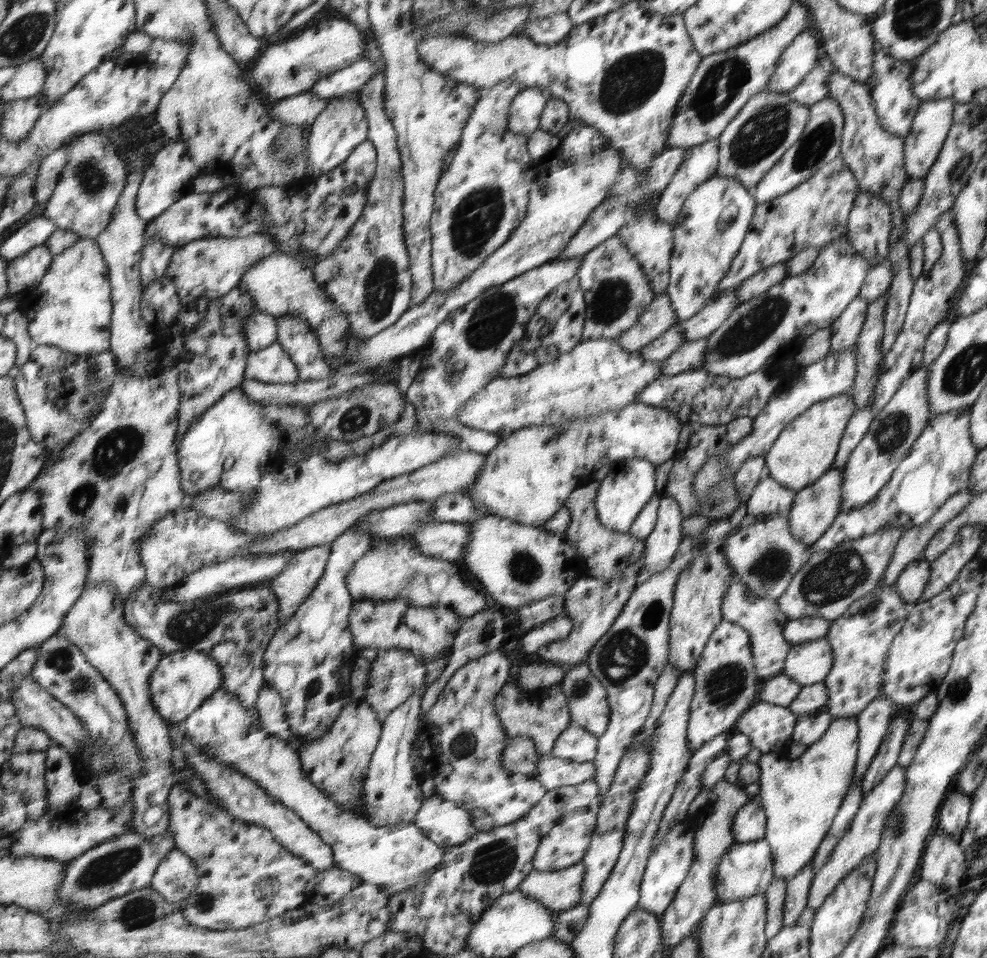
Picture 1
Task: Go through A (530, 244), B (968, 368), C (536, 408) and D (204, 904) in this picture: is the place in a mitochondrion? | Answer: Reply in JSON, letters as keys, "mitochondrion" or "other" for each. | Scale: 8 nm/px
{"A":"mitochondrion","B":"mitochondrion","C":"other","D":"mitochondrion"}

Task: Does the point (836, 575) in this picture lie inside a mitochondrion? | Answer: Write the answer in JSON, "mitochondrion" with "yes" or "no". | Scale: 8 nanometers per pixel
{"mitochondrion":"yes"}

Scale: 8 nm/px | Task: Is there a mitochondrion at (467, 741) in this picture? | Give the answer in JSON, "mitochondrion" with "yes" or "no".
{"mitochondrion":"yes"}

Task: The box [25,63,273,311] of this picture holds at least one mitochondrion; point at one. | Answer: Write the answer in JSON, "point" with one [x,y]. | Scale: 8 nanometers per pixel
{"point":[89,175]}

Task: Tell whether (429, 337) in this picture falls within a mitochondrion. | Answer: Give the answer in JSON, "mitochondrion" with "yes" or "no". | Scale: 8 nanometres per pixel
{"mitochondrion":"no"}

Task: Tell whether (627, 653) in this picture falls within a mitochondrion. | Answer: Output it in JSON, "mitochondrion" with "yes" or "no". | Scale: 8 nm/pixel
{"mitochondrion":"yes"}

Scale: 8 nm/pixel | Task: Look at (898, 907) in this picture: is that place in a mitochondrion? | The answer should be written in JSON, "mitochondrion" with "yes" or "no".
{"mitochondrion":"no"}

